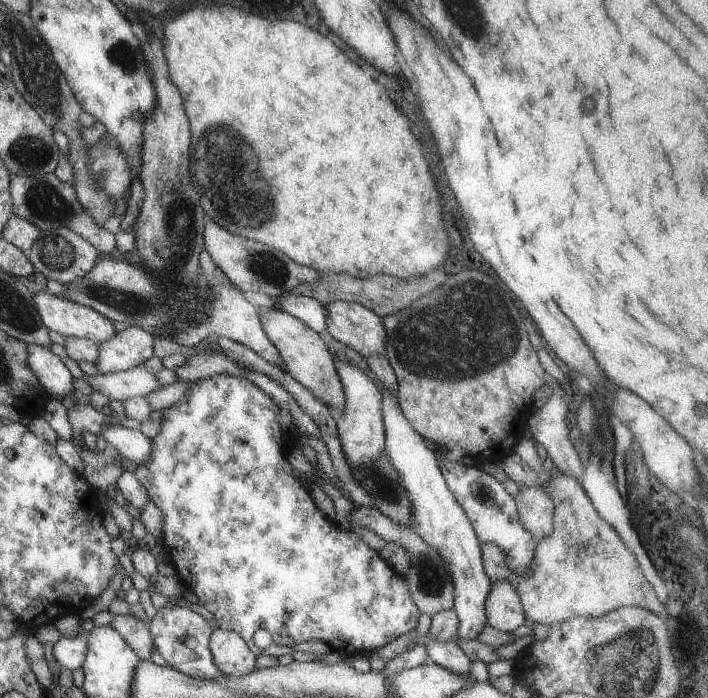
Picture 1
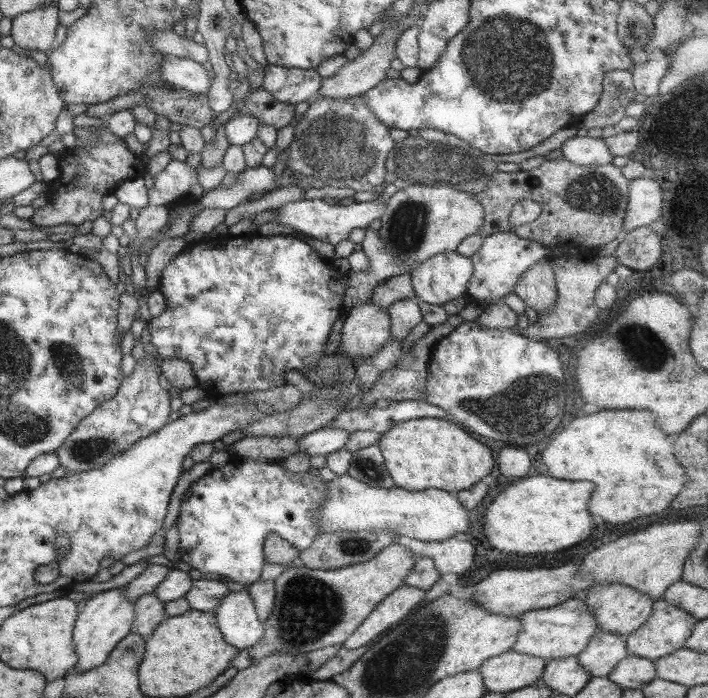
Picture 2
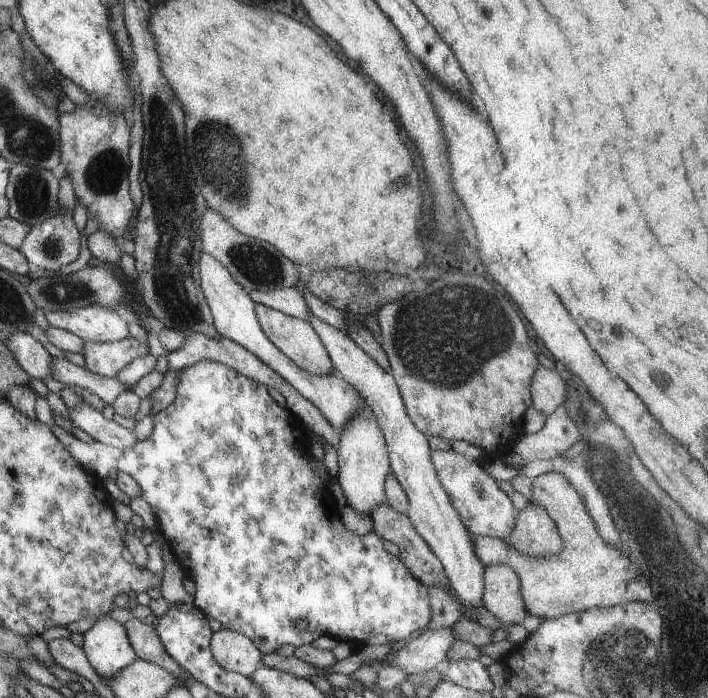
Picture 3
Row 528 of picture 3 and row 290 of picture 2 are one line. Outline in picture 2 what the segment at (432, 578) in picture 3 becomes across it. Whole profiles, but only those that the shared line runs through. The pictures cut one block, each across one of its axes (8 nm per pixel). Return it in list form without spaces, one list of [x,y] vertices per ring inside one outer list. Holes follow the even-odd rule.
[[[399,274],[399,276],[391,276],[372,288],[370,302],[381,310],[386,310],[390,304],[398,300],[414,297],[416,294],[411,284],[410,274]]]

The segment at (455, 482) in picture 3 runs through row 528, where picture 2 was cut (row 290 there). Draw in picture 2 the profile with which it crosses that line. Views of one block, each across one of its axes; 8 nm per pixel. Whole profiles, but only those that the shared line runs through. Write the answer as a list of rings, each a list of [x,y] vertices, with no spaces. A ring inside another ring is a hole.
[[[511,231],[493,233],[484,237],[482,245],[475,254],[470,255],[473,272],[465,296],[473,302],[501,303],[503,296],[513,290],[517,279],[530,266],[547,257],[552,247],[518,237]]]

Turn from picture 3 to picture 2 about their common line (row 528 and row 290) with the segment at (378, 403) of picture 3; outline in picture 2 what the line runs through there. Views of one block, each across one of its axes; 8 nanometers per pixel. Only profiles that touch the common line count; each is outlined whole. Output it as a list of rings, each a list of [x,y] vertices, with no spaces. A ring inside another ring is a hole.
[[[453,250],[424,260],[409,274],[417,300],[439,306],[465,294],[472,272],[470,258]]]

